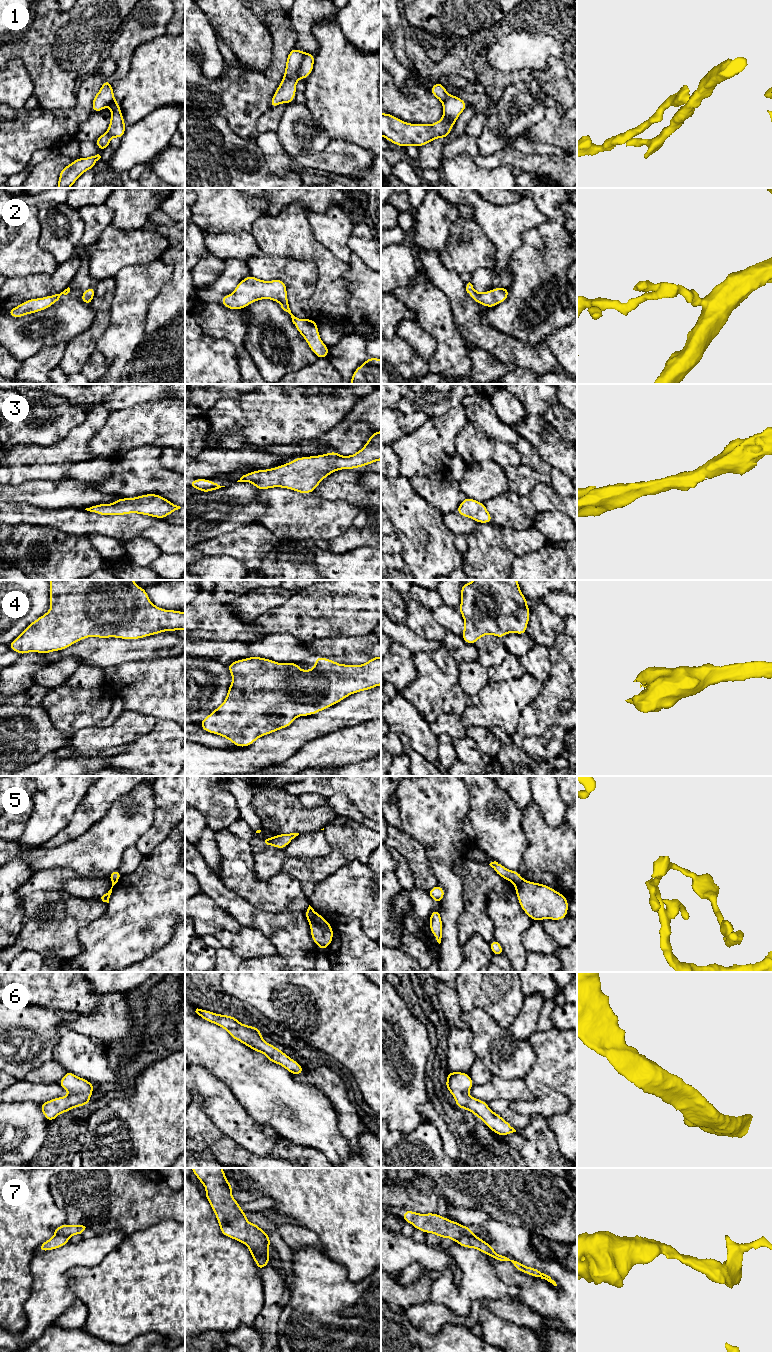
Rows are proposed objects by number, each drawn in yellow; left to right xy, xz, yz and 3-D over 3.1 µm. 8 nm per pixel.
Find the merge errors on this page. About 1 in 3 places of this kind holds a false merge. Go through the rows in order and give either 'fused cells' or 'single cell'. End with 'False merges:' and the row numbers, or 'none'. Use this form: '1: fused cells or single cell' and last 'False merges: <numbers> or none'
1: fused cells
2: single cell
3: single cell
4: single cell
5: single cell
6: single cell
7: fused cells
False merges: 1, 7

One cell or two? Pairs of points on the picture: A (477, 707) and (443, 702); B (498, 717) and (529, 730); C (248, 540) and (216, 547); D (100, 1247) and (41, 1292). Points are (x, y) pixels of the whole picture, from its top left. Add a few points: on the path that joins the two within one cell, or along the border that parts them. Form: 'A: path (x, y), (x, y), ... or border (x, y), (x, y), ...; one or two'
A: border (469, 696), (464, 712), (461, 715); two
B: border (528, 704), (522, 711), (521, 719), (513, 735); two
C: path (240, 544), (224, 546); one
D: path (84, 1253), (75, 1254), (53, 1276); one

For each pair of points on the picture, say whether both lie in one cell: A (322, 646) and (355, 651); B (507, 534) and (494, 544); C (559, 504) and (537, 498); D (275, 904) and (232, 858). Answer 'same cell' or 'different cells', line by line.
A: same cell
B: different cells
C: same cell
D: same cell

